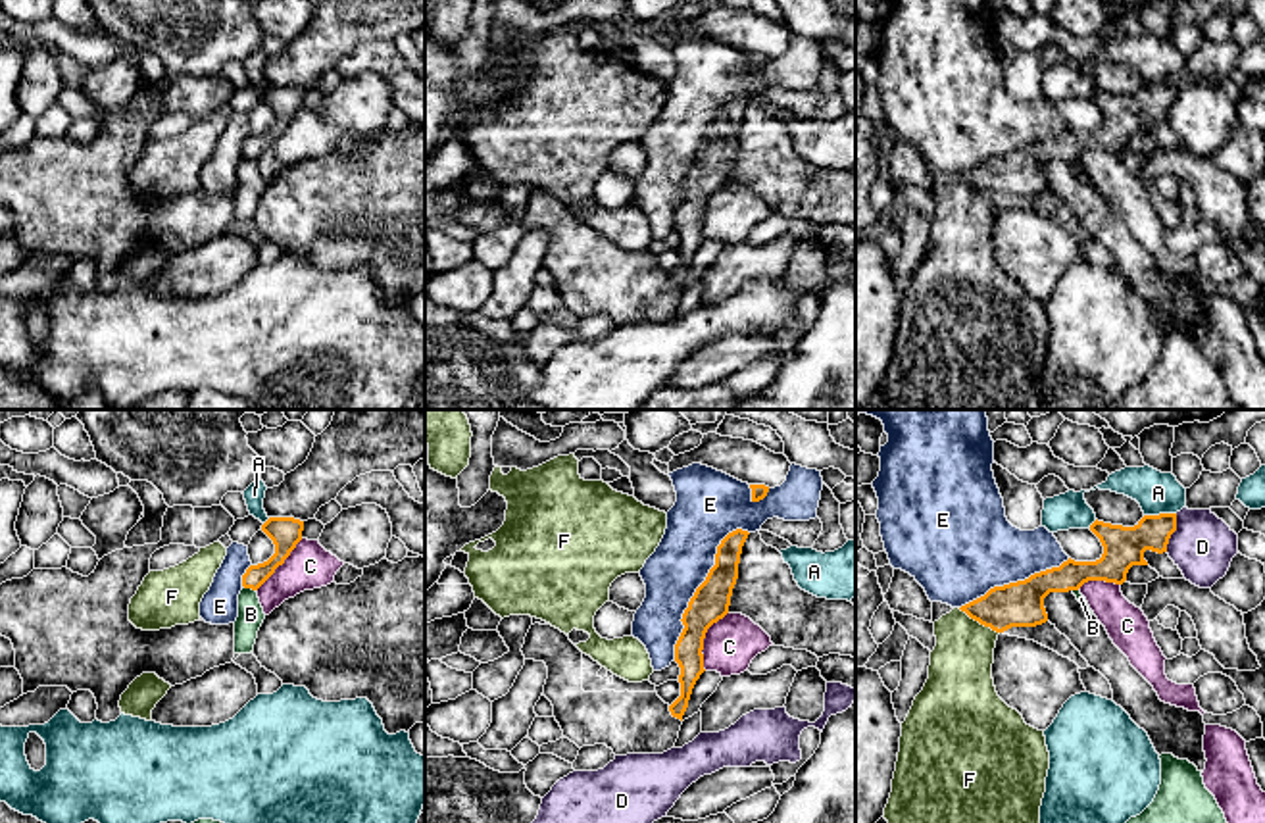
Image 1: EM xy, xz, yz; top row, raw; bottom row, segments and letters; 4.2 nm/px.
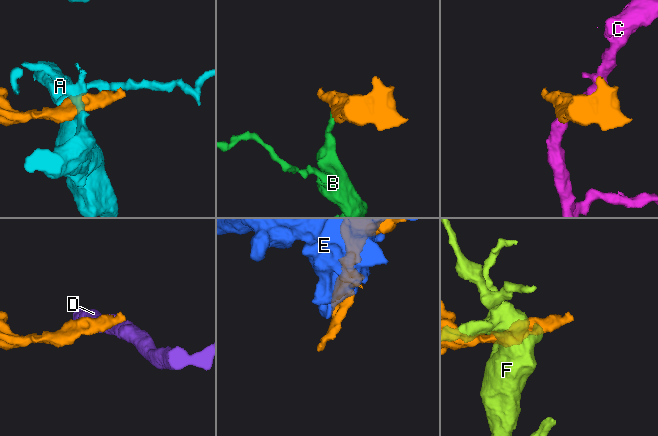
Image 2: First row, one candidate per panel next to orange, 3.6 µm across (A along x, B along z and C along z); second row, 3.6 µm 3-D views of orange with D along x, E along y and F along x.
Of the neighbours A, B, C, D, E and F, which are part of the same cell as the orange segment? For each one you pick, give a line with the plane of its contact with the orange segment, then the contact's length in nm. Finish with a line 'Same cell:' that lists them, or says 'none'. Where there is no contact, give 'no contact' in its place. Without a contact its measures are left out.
Same cell: none

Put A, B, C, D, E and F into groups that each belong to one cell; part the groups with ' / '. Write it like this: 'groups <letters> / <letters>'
groups A / B / C / D / E / F

